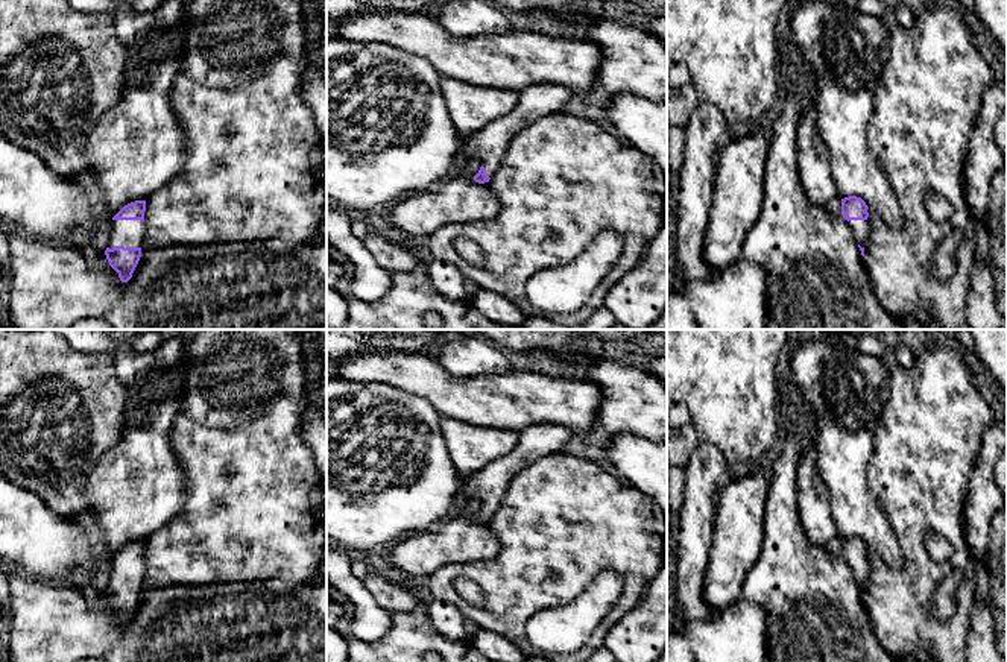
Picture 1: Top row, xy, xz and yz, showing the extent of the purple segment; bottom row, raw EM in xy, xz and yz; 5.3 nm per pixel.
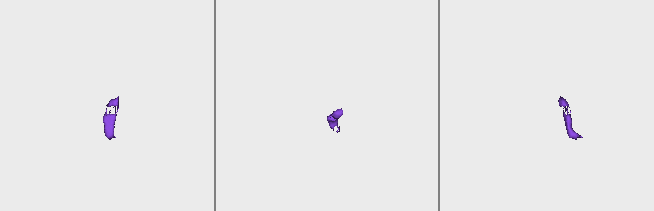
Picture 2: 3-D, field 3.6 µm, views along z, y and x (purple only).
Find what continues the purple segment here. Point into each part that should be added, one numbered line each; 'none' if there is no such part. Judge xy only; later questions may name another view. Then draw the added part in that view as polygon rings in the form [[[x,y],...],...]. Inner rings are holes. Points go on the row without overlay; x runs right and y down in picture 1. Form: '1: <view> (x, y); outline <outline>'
1: xy (125, 573); outline [[[111,560],[112,571],[108,588],[143,588],[144,562],[143,560]]]

